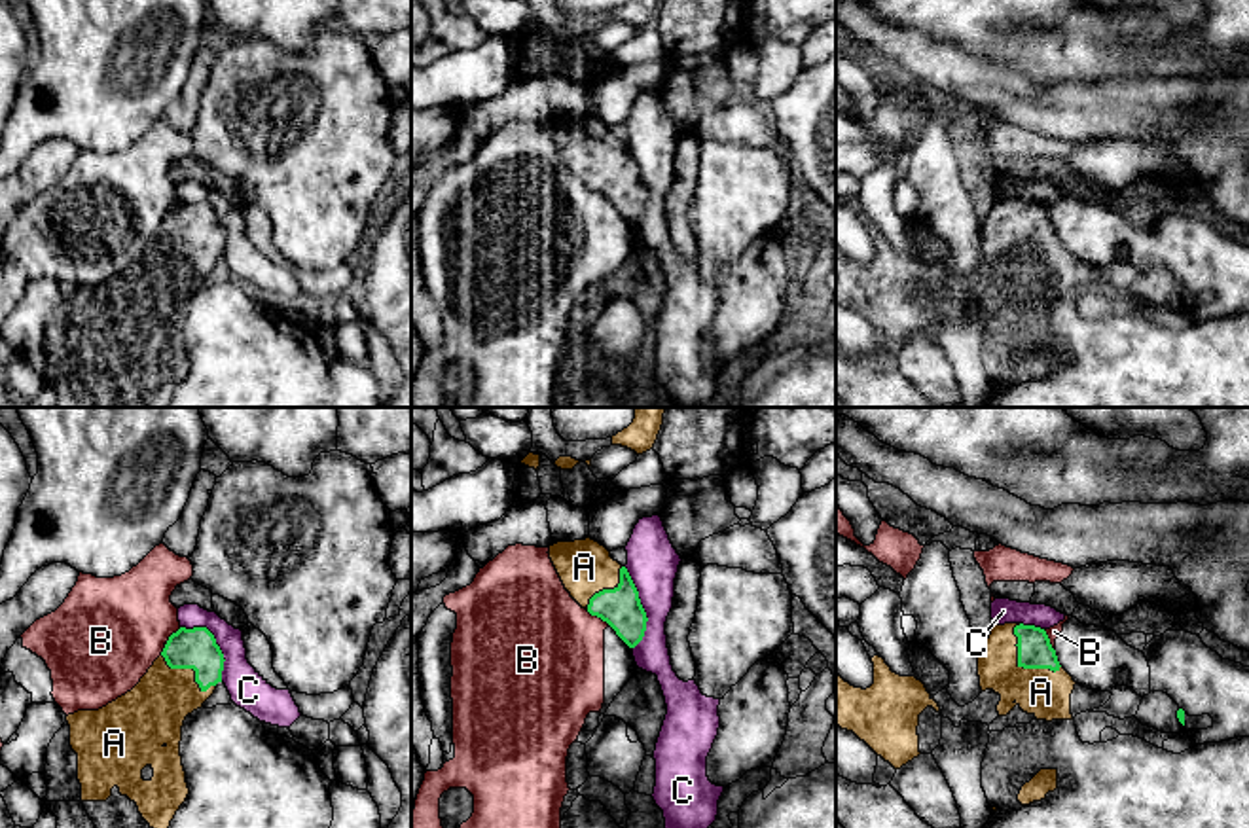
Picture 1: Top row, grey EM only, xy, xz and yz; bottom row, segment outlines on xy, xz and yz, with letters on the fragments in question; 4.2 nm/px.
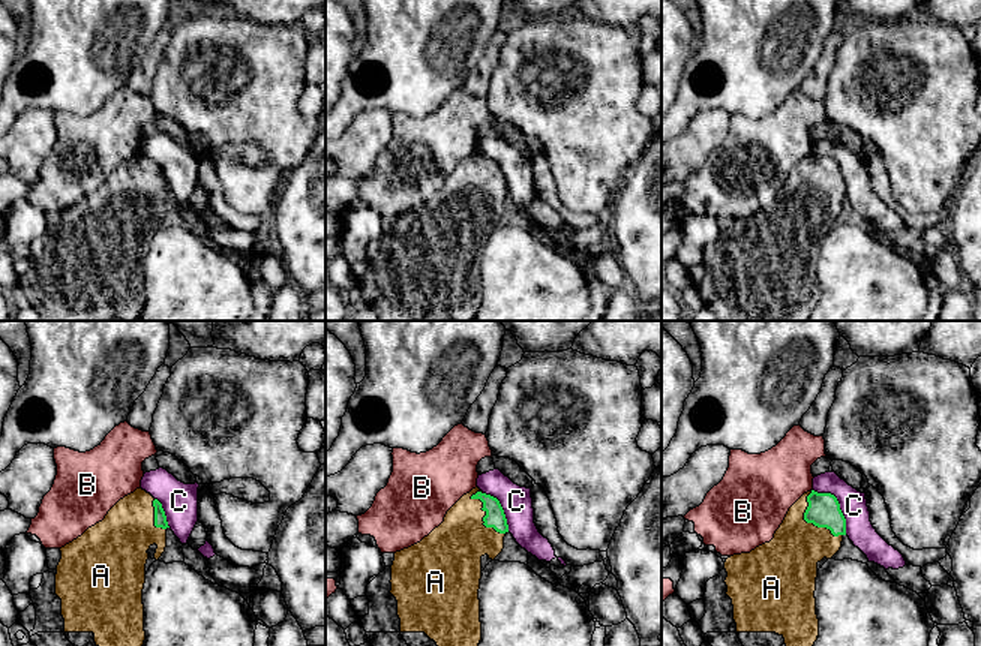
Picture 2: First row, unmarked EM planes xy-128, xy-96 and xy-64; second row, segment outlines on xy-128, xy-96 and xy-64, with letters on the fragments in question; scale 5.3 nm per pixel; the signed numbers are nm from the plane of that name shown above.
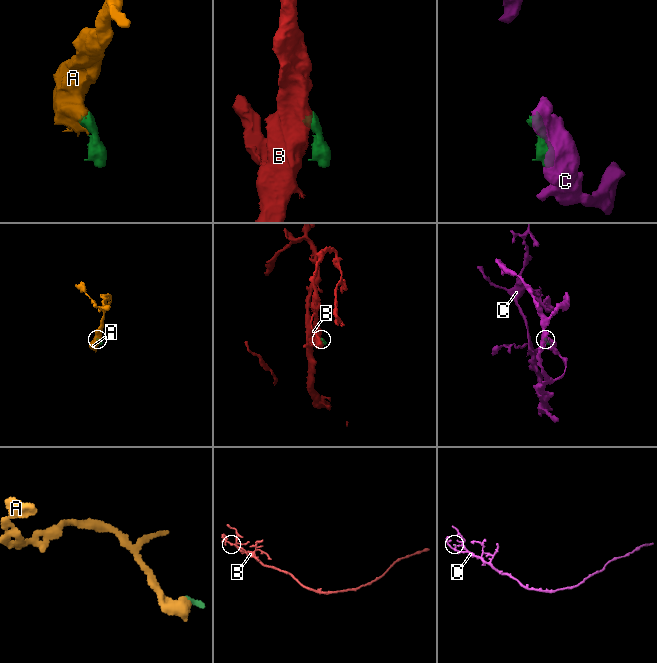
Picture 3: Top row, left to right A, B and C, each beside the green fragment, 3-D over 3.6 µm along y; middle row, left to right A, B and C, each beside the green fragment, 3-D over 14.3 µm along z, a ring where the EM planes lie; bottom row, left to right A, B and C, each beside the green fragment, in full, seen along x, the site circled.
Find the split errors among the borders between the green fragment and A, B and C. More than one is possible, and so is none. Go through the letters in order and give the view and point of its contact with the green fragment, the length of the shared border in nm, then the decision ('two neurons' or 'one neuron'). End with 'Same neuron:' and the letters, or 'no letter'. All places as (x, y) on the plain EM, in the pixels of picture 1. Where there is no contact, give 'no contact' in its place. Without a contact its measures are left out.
A: contact yz (1018, 239); length 280 nm; one neuron
B: contact xz (597, 192); length 120 nm; two neurons
C: contact xz (643, 184); length 360 nm; two neurons
Same neuron: A

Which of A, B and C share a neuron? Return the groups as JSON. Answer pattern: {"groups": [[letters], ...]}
{"groups": [["A"], ["B"], ["C"]]}

